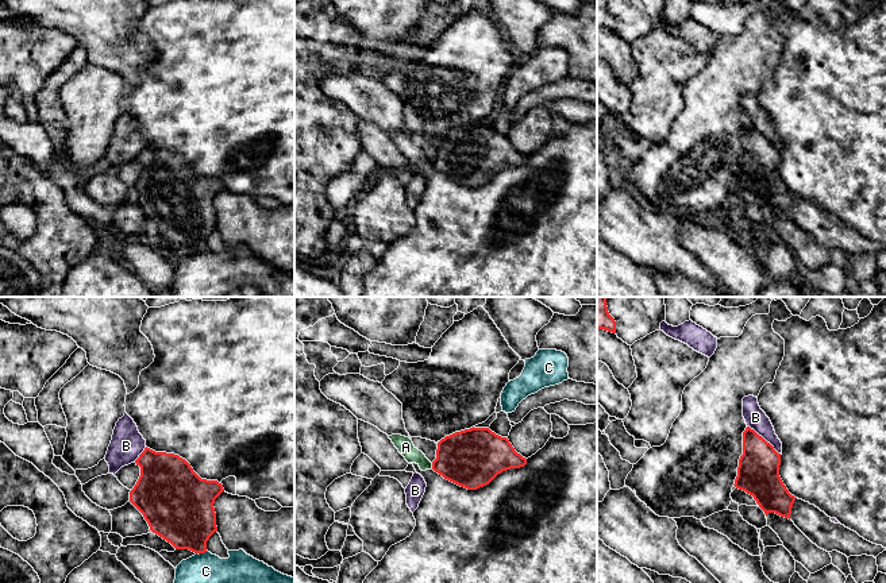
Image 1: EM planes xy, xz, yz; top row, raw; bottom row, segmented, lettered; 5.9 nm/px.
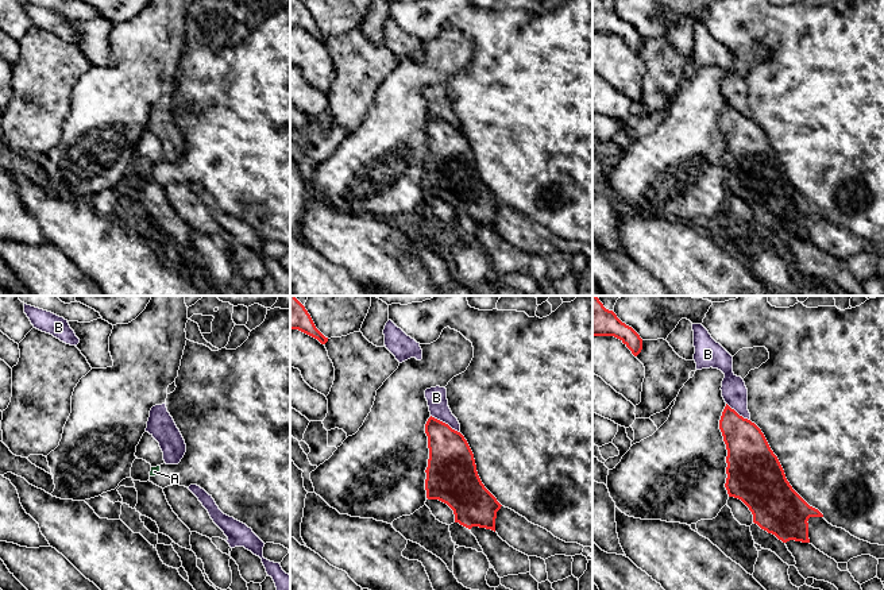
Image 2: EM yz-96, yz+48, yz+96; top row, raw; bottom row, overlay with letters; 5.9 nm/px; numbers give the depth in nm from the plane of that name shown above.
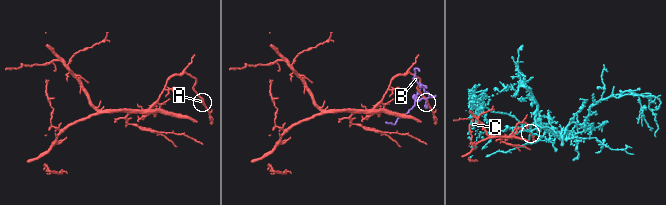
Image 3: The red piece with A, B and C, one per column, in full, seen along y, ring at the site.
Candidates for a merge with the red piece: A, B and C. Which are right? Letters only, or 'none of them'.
none of them

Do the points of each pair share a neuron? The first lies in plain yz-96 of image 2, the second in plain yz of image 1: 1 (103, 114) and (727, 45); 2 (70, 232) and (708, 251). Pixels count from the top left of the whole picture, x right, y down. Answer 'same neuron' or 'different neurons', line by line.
1: same neuron
2: same neuron

